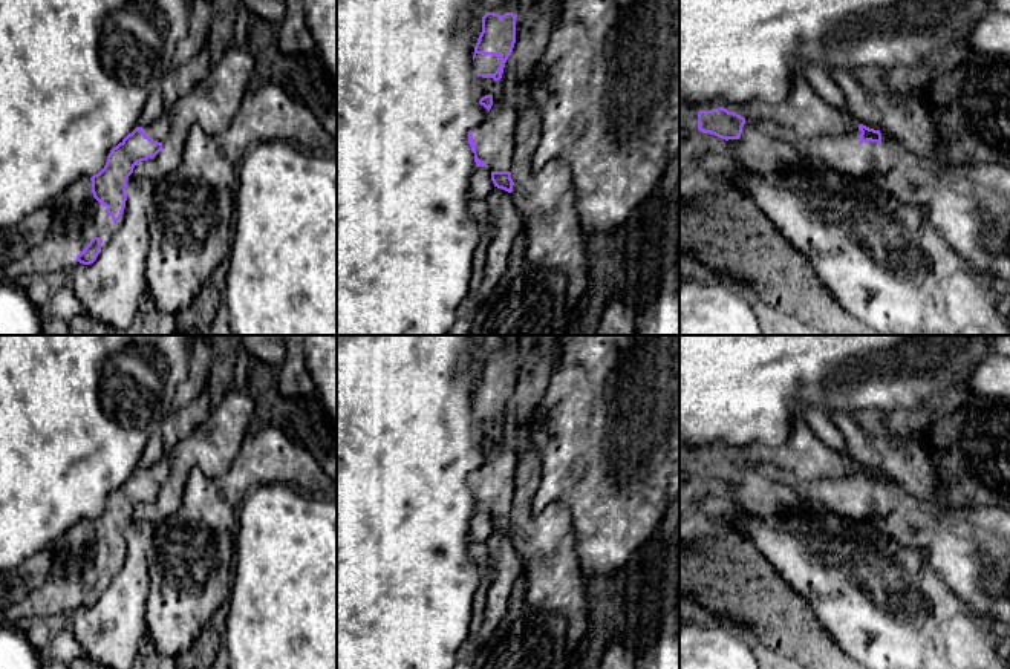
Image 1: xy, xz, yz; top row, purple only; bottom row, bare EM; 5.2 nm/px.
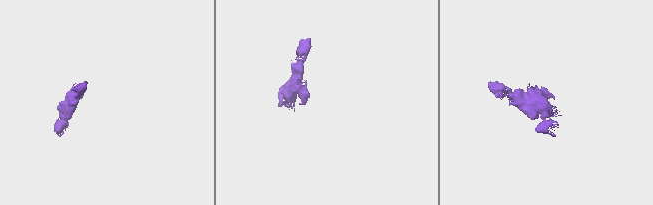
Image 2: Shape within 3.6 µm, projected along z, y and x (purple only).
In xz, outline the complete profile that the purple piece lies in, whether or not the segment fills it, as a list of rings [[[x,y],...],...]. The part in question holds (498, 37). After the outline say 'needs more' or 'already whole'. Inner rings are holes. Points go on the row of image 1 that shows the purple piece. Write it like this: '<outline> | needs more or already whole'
[[[485,12],[482,17],[482,32],[474,46],[474,69],[482,78],[493,78],[499,83],[505,63],[516,43],[517,14],[503,15]]] | needs more

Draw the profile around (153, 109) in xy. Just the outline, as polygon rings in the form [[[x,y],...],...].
[[[155,89],[150,96],[147,98],[147,103],[144,104],[144,109],[141,112],[141,116],[136,122],[136,127],[144,127],[155,119],[161,118],[165,113],[164,110],[164,100],[162,100],[162,90]]]

